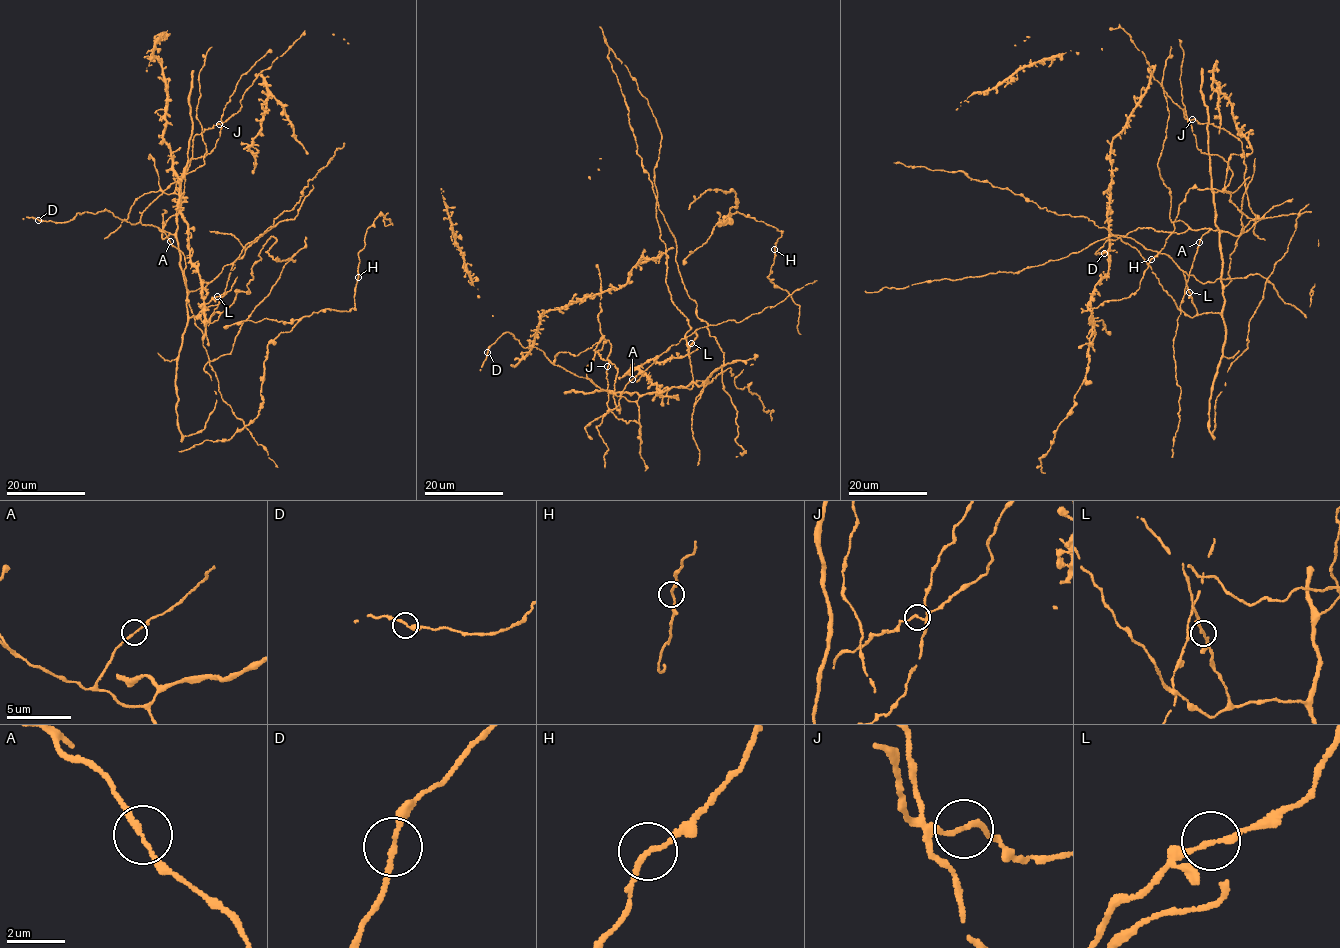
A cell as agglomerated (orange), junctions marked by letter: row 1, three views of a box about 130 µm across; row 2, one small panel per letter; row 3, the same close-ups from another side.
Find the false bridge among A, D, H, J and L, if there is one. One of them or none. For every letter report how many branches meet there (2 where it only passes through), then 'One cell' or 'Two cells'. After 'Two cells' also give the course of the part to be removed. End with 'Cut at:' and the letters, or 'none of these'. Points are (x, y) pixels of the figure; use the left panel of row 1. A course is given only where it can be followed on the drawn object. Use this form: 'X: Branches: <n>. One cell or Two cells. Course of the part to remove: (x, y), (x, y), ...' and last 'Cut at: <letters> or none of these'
A: Branches: 2. One cell
D: Branches: 2. One cell
H: Branches: 2. One cell
J: Branches: 2. One cell
L: Branches: 2. One cell
Cut at: none of these

